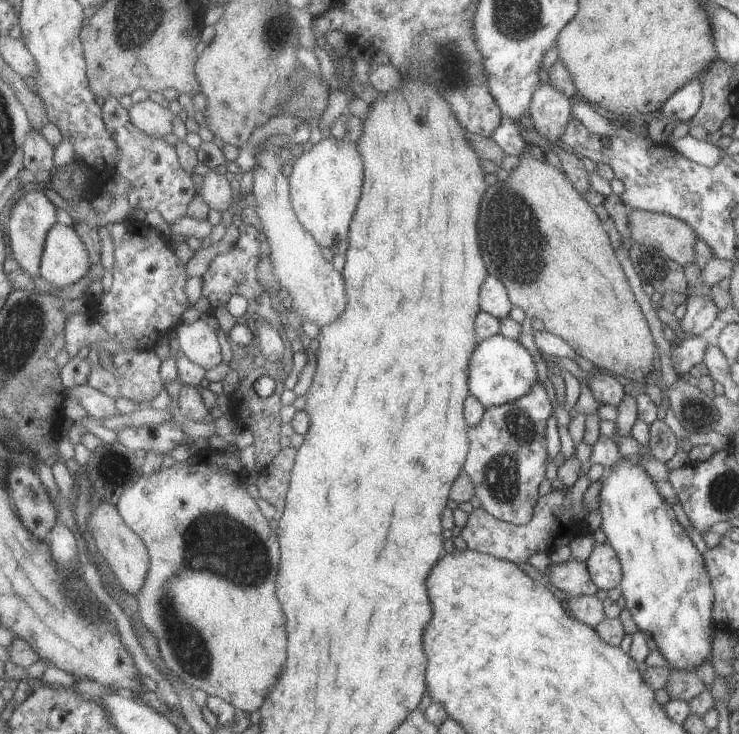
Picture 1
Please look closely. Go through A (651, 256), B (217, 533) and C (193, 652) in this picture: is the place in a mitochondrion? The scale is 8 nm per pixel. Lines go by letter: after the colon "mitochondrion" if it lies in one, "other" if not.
A: other
B: mitochondrion
C: mitochondrion

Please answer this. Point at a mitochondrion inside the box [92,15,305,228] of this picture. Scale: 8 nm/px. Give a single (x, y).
(278, 35)

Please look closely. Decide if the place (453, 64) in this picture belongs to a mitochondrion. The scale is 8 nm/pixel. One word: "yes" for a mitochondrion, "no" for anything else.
yes

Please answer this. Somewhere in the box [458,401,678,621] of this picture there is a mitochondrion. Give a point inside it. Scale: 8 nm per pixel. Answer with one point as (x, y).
(500, 472)

